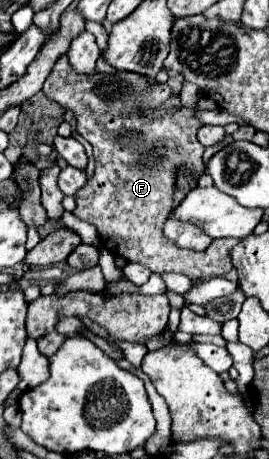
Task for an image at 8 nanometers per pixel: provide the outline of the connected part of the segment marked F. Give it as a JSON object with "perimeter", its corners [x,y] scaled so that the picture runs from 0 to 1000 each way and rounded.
{"perimeter":[[[230,118],[156,192],[186,218],[208,218],[230,235],[283,248],[290,292],[349,322],[357,375],[275,427],[275,471],[357,492],[379,532],[424,558],[535,575],[572,597],[669,593],[706,610],[773,610],[788,601],[848,597],[862,588],[855,545],[892,523],[818,519],[796,523],[758,549],[729,549],[669,545],[625,527],[602,505],[654,414],[654,370],[669,362],[699,362],[729,375],[729,388],[758,379],[758,327],[729,305],[751,266],[729,257],[721,240],[669,235],[602,257],[543,257],[513,248],[513,240],[602,231],[639,209],[625,183],[580,187],[528,161],[446,166],[431,192],[416,187],[357,200],[357,187],[387,192],[379,174],[349,174],[349,166],[327,161],[283,161],[253,135],[253,122]]]}

